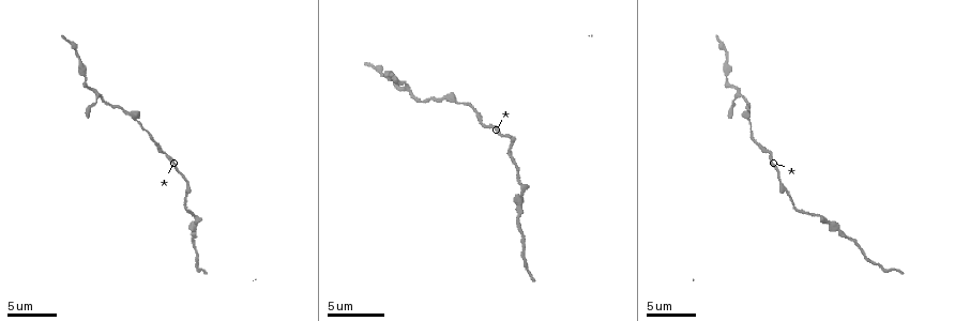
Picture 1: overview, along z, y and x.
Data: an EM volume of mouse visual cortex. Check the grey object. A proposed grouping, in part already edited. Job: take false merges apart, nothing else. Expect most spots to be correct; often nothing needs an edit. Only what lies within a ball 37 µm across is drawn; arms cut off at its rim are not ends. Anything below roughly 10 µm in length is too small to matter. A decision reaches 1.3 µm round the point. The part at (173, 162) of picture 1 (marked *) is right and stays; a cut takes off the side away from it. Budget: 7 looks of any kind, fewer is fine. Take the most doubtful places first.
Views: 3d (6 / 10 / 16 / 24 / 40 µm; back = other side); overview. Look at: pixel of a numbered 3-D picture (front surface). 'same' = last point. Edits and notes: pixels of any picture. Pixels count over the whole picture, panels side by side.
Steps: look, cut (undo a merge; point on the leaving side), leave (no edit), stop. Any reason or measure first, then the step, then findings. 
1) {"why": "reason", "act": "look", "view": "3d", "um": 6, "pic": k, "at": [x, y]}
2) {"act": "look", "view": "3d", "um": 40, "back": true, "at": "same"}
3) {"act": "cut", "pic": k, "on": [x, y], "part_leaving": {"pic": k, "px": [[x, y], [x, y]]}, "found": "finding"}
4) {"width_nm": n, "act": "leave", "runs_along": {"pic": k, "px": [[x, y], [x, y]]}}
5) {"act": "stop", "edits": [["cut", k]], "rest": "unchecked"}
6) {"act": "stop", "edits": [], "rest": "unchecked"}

{"why": "calibre changes", "act": "look", "view": "3d", "um": 16, "pic": 1, "at": [183, 178]}

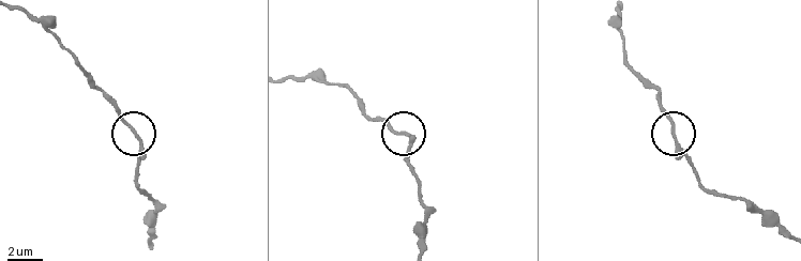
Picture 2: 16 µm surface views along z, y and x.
{"act": "leave", "runs_along": {"pic": 2, "px": [[663, 107], [678, 149], [698, 182]]}, "found": "all the same neuron"}

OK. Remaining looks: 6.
{"why": "thick turns thin", "act": "look", "view": "3d", "um": 6, "pic": 1, "at": [391, 74]}

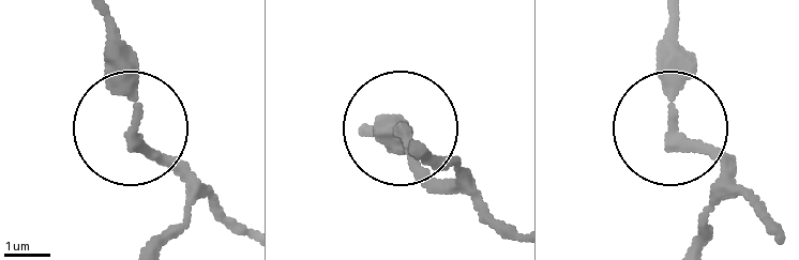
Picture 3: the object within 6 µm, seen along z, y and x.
{"act": "leave", "found": "one neuron here"}

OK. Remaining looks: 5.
{"why": "calibre changes", "act": "look", "view": "3d", "um": 16, "pic": 1, "at": [521, 186]}

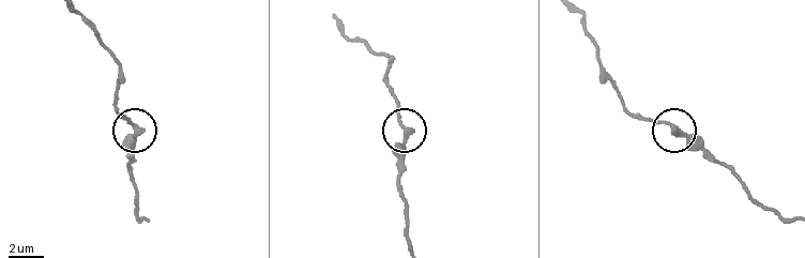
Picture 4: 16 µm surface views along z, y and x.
{"act": "leave", "found": "all the same neuron"}

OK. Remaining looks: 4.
{"why": "calibre changes", "act": "look", "view": "3d", "um": 10, "pic": 1, "at": [455, 101]}

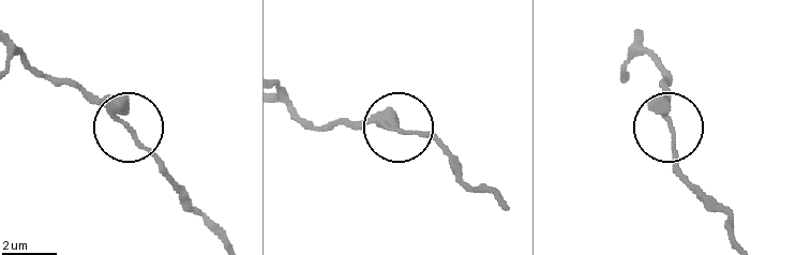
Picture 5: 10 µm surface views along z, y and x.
{"act": "look", "view": "3d", "um": 6, "pic": 5, "at": [124, 124]}

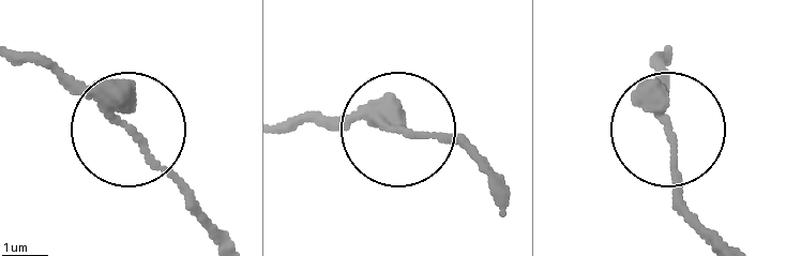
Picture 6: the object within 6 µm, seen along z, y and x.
{"width_nm": 240, "act": "leave", "runs_along": {"pic": 6, "px": [[723, 240], [680, 194], [653, 60]]}, "found": "all the same neuron"}

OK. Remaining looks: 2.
{"act": "stop", "edits": [], "rest": "unchecked"}

